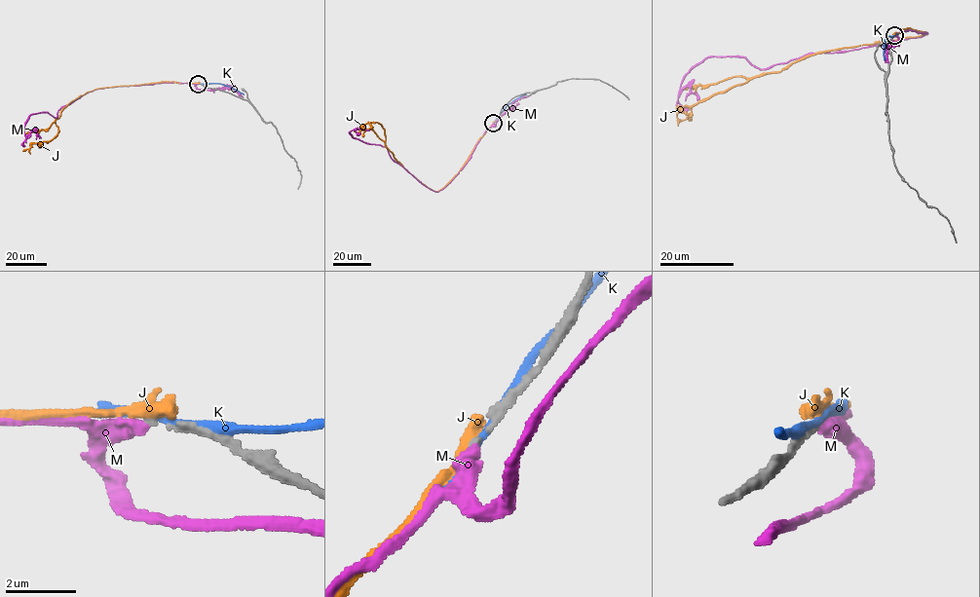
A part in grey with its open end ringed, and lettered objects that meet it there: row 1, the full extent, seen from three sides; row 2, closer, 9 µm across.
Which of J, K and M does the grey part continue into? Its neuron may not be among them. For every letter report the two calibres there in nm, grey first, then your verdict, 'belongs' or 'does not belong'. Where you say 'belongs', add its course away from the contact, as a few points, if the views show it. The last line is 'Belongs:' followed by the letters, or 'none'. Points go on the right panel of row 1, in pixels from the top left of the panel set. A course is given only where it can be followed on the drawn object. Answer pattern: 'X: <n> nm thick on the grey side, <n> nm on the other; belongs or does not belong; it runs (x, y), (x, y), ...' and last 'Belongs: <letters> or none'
J: 150 nm thick on the grey side, 480 nm on the other; does not belong
K: 180 nm thick on the grey side, 200 nm on the other; does not belong
M: 150 nm thick on the grey side, 380 nm on the other; does not belong
Belongs: none

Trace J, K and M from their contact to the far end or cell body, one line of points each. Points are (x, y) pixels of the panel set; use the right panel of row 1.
J: (894, 34), (911, 27), (925, 32), (802, 57), (778, 72), (678, 107), (679, 119), (691, 120)
K: (892, 35), (885, 37), (885, 60)
M: (894, 35), (927, 33), (763, 69), (743, 57), (705, 57), (685, 76), (680, 92), (690, 87), (699, 99)

